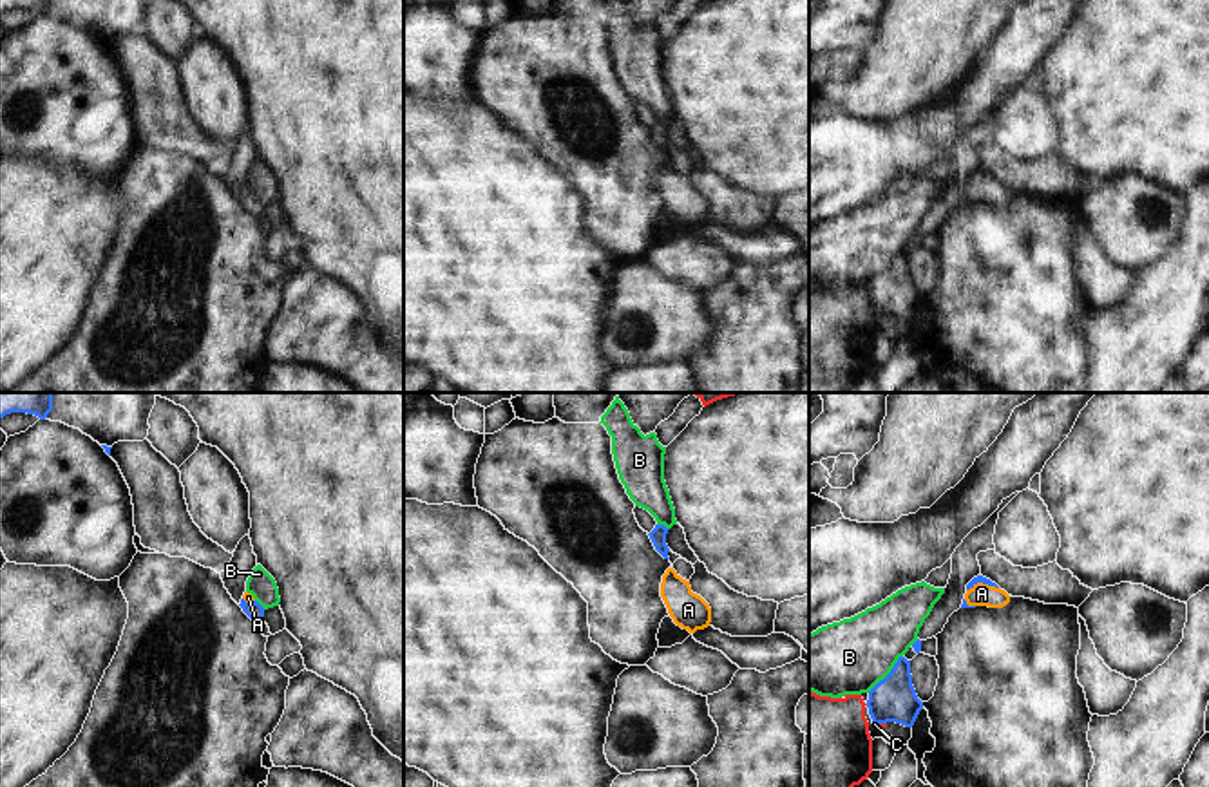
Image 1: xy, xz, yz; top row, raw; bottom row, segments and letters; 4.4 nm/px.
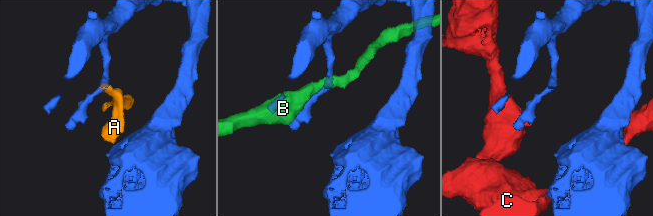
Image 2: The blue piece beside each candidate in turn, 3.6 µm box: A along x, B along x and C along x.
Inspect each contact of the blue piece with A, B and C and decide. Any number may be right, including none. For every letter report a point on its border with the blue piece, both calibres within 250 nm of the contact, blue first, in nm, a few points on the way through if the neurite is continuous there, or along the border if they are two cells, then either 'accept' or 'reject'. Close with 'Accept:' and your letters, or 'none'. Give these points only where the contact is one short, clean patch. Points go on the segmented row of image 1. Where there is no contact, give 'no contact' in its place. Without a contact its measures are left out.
A: contact yz (981, 581); calibres 30 and 100 nm; way yz (980, 578), (981, 581), (981, 594); accept
B: contact yz (887, 675); calibres 200 and 340 nm; reject
C: contact yz (880, 722); calibres 200 and 20 nm; reject
Accept: A

